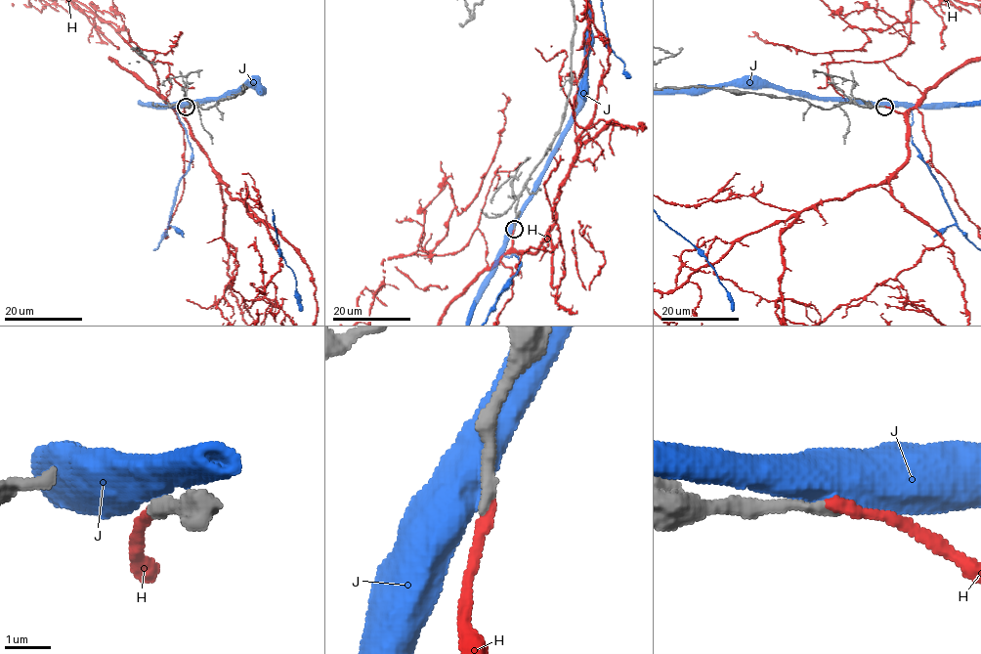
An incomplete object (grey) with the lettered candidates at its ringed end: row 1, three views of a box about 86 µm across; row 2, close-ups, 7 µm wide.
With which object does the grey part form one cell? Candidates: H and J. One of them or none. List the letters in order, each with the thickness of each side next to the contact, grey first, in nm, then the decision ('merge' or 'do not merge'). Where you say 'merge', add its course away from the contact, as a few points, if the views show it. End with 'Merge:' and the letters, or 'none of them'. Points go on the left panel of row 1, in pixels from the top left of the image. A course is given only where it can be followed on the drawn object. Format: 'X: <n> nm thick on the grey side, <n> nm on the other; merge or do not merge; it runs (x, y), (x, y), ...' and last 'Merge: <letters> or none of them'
H: 280 nm thick on the grey side, 240 nm on the other; merge
J: 380 nm thick on the grey side, 550 nm on the other; do not merge
Merge: H

